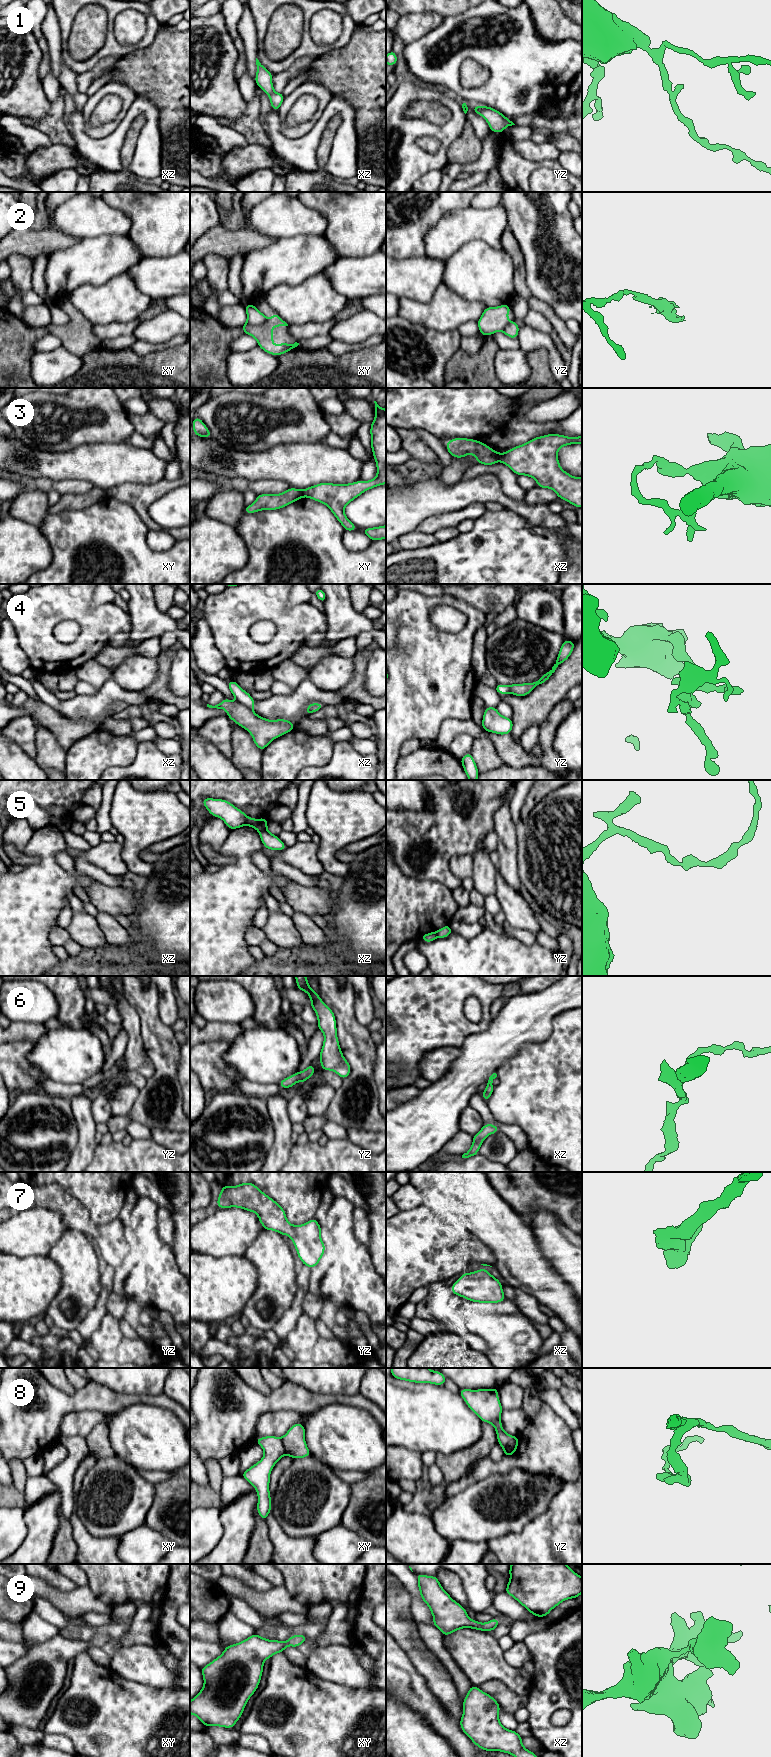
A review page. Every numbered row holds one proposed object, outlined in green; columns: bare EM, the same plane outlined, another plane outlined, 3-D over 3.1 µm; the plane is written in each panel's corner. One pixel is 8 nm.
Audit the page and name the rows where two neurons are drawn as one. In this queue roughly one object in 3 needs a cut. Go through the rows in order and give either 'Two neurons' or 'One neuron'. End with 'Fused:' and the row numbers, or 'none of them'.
1: One neuron
2: Two neurons
3: Two neurons
4: Two neurons
5: Two neurons
6: One neuron
7: One neuron
8: Two neurons
9: One neuron
Fused: 2, 3, 4, 5, 8

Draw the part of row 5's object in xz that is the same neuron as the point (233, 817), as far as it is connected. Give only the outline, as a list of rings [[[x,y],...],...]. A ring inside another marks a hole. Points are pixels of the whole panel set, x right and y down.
[[[205,798],[202,800],[202,804],[207,808],[208,812],[212,816],[221,818],[230,830],[240,828],[242,826],[253,827],[258,832],[267,830],[268,820],[266,818],[250,818],[229,801]]]

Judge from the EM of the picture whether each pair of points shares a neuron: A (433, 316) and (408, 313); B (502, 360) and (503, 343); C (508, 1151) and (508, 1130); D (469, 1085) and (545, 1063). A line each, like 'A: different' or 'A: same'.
A: same
B: different
C: different
D: different

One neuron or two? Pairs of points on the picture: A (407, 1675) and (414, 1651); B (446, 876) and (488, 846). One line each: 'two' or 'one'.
A: two
B: two

